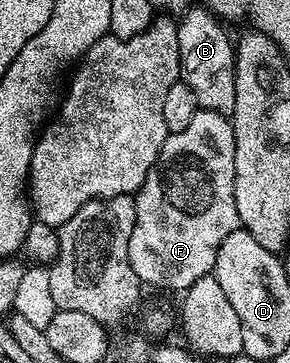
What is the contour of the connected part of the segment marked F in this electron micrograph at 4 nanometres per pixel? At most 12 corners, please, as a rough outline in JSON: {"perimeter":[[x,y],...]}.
{"perimeter":[[231,118],[168,133],[129,263],[185,291],[240,228]]}

